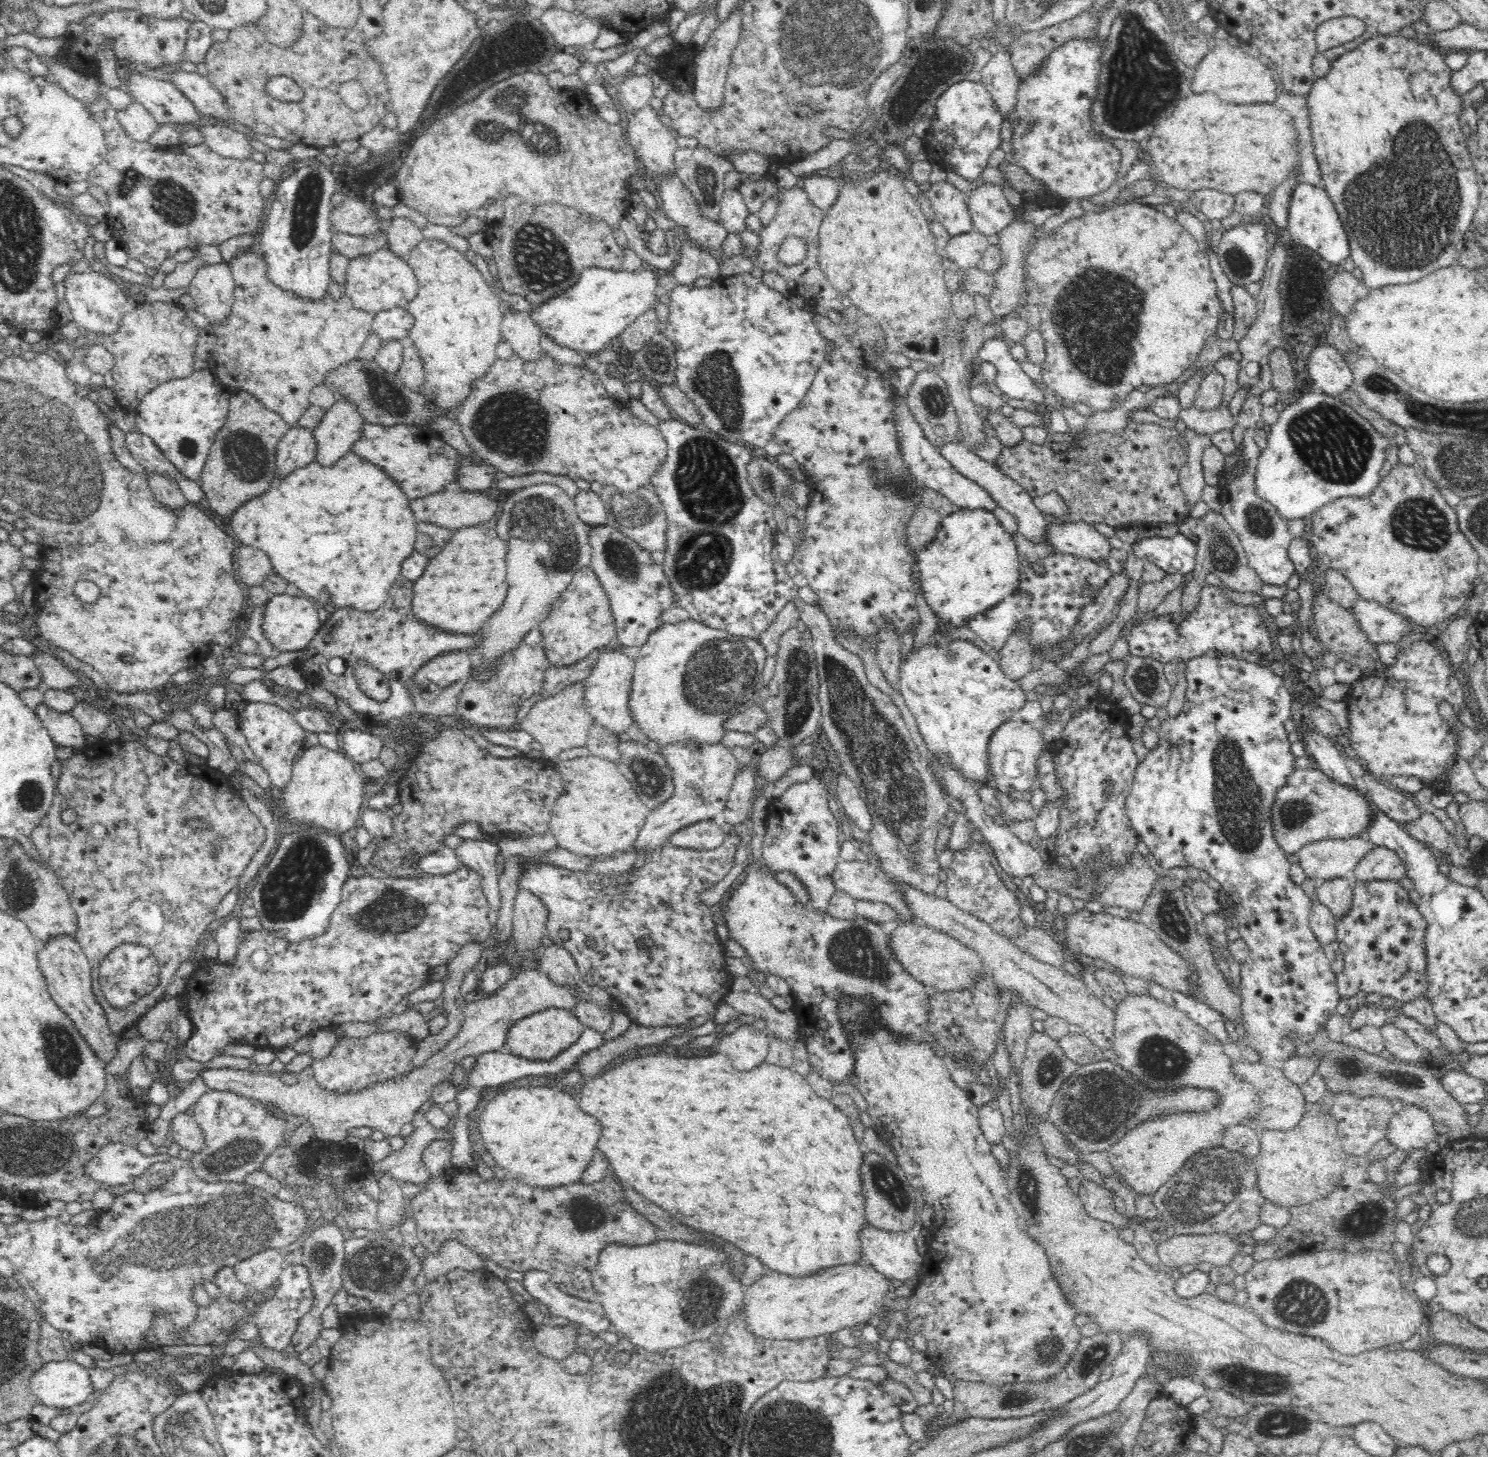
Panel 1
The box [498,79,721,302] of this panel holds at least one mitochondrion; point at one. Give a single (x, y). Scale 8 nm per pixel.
(543, 264)

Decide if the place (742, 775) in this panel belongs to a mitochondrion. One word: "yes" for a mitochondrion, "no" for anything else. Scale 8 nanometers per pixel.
no

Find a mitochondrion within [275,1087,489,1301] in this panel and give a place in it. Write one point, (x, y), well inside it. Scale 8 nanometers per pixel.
(374, 1268)

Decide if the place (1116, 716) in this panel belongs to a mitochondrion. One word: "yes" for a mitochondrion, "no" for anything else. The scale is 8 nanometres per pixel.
no

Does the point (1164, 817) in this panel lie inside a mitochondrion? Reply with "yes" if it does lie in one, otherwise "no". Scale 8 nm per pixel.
no

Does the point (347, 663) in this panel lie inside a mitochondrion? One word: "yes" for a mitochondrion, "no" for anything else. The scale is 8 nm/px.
no

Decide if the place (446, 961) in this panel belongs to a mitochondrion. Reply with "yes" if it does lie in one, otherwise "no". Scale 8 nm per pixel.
no

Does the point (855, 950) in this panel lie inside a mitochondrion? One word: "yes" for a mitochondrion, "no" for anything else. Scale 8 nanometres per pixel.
yes

